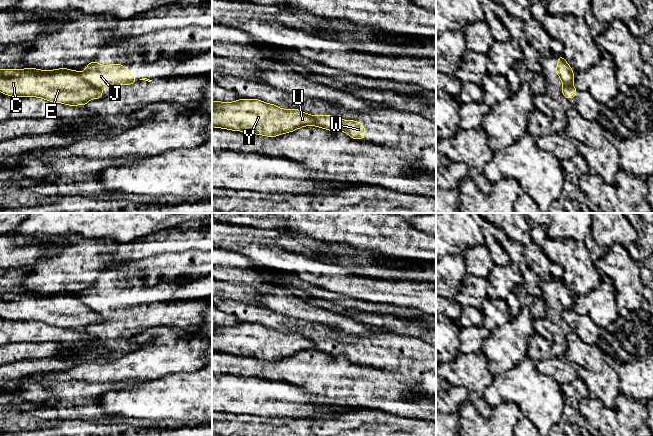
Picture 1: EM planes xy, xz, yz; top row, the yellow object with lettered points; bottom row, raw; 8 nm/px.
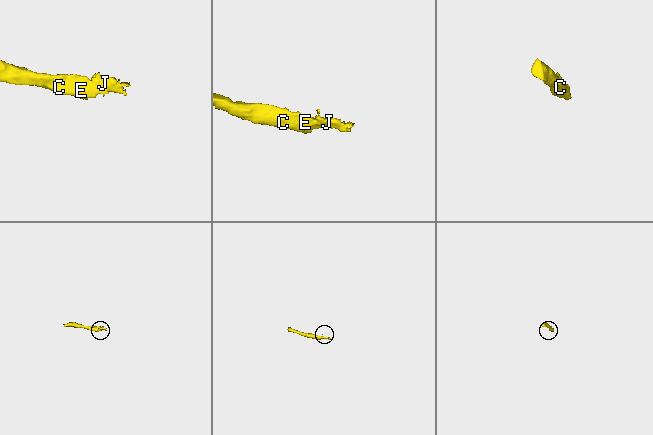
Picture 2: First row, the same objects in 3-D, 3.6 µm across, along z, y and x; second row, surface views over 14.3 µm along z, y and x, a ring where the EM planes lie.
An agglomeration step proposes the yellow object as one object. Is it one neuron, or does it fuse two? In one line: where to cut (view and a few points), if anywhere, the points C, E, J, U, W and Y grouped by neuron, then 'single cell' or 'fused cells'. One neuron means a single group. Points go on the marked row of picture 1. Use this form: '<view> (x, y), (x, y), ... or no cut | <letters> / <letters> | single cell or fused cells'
xy (79, 72), (87, 82), (100, 90) | C E U Y / J W | fused cells

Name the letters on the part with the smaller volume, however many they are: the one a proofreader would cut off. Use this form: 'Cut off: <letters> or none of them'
Cut off: J, W

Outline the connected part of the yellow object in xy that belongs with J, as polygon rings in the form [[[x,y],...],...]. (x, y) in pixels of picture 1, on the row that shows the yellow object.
[[[93,61],[87,64],[86,69],[80,74],[87,83],[99,90],[137,82],[134,74],[131,76],[129,69],[120,64],[102,66],[99,62]]]

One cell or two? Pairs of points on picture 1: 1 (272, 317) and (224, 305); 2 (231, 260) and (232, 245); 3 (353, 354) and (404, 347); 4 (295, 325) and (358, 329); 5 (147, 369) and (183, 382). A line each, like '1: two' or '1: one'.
1: one
2: two
3: one
4: two
5: two

